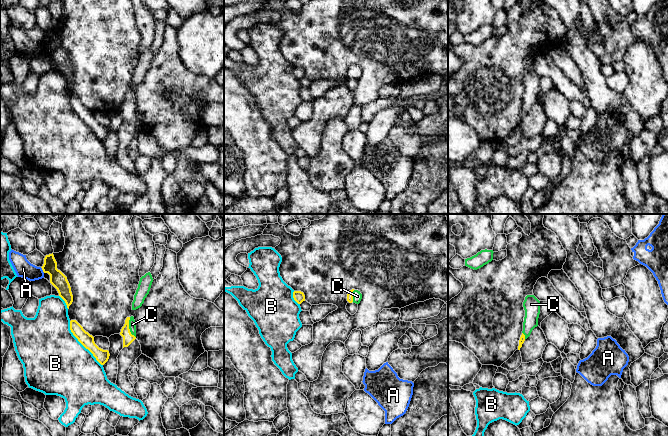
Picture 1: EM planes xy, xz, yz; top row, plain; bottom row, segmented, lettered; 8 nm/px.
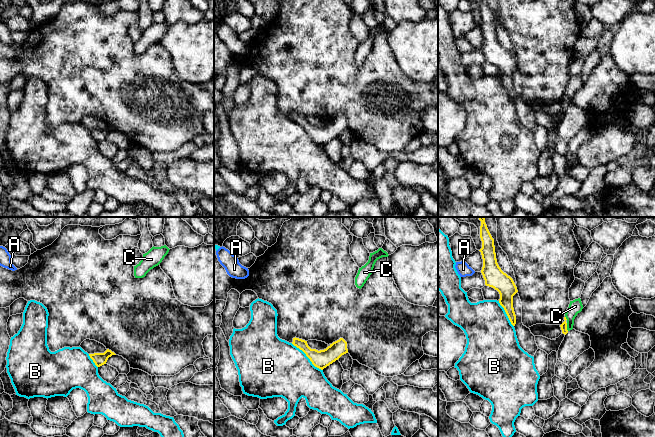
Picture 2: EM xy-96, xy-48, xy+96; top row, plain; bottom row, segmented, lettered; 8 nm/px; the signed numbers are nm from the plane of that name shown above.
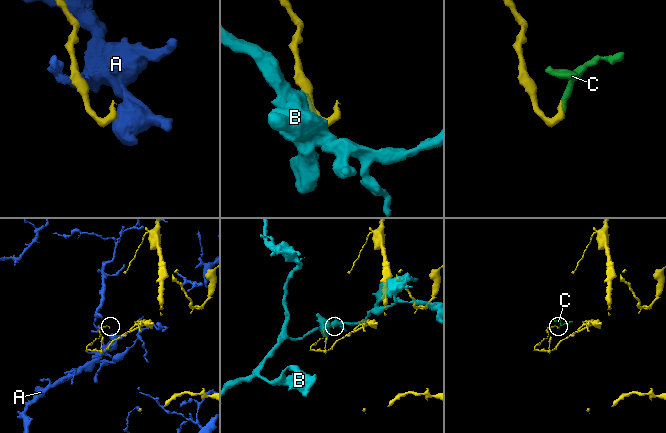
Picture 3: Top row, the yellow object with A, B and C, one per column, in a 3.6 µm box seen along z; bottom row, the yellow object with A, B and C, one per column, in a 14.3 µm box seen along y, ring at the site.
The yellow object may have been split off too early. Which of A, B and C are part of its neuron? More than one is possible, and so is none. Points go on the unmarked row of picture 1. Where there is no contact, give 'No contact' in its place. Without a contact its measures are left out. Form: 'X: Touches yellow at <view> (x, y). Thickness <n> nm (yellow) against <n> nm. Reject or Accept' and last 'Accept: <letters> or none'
A: Touches yellow at xy (42, 45). Thickness 120 nm (yellow) against 140 nm. Reject
B: Touches yellow at xy (81, 119). Thickness 110 nm (yellow) against 500 nm. Reject
C: Touches yellow at xy (128, 103). Thickness 90 nm (yellow) against 60 nm. Accept
Accept: C

